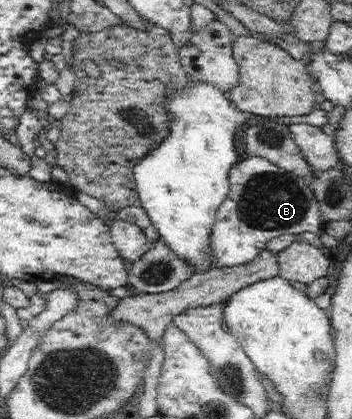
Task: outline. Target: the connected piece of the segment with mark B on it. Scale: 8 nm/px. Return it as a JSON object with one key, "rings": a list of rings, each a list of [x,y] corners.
{"rings":[[[248,155],[244,160],[235,163],[229,170],[230,190],[217,210],[215,221],[212,225],[209,242],[212,249],[212,267],[237,267],[252,262],[261,251],[266,250],[265,244],[277,236],[295,234],[298,236],[305,231],[319,233],[327,221],[319,210],[317,198],[311,189],[309,180],[297,174],[281,169],[263,157]]]}

